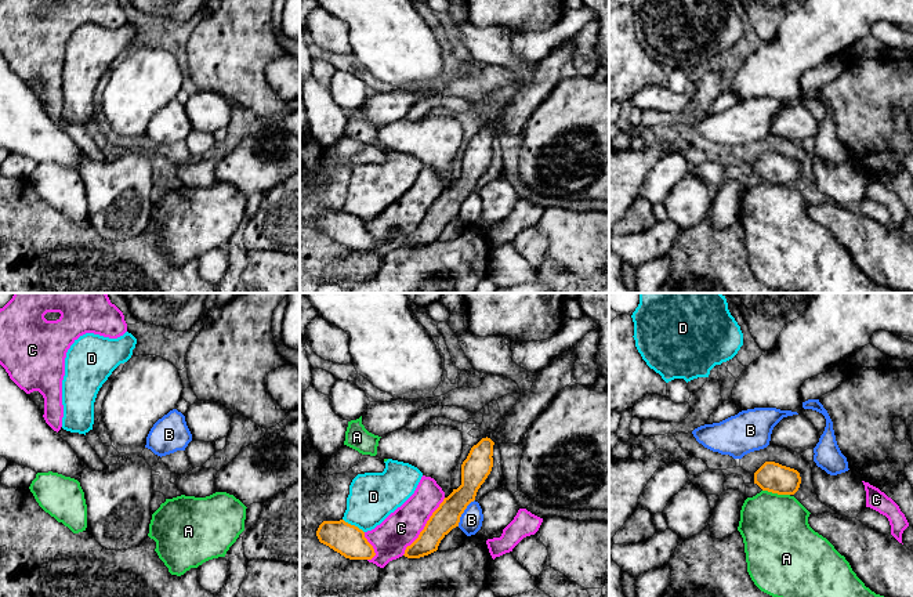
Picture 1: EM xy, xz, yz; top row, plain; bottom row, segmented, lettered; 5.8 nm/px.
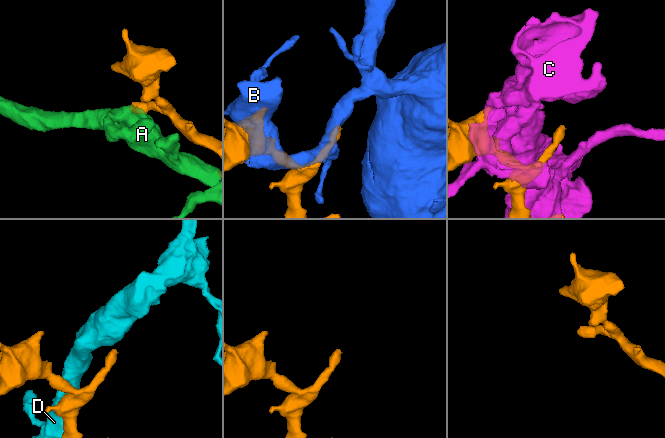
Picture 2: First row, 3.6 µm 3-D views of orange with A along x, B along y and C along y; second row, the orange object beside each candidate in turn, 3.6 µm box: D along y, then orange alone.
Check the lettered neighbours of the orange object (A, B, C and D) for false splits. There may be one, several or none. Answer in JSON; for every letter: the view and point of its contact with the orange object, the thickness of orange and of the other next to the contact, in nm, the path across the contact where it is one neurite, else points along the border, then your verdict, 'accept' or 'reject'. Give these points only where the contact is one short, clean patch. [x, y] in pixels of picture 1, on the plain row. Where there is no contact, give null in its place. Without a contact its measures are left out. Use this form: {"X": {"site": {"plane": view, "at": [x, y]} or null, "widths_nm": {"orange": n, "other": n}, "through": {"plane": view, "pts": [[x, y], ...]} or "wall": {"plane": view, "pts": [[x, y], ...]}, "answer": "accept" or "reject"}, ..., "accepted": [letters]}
{"A": {"site": {"plane": "yz", "at": [776, 183]}, "widths_nm": {"orange": 170, "other": 400}, "answer": "reject"}, "B": {"site": {"plane": "xz", "at": [463, 202]}, "widths_nm": {"orange": 160, "other": 130}, "wall": {"plane": "xz", "pts": [[474, 190], [462, 205], [457, 216]]}, "answer": "reject"}, "C": {"site": {"plane": "xz", "at": [424, 217]}, "widths_nm": {"orange": 150, "other": 220}, "answer": "reject"}, "D": {"site": {"plane": "xz", "at": [354, 216]}, "widths_nm": {"orange": 180, "other": 280}, "answer": "reject"}, "accepted": []}

